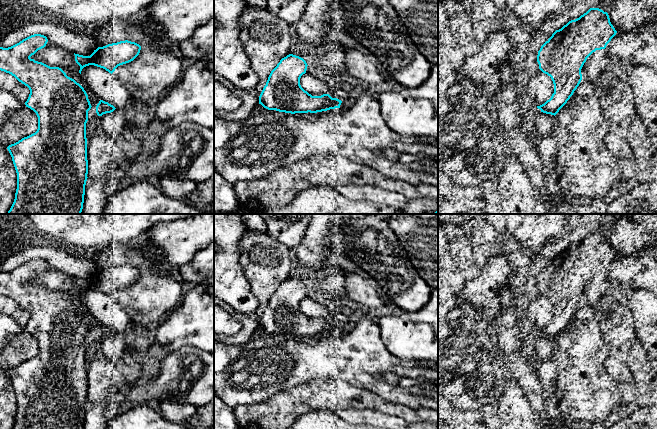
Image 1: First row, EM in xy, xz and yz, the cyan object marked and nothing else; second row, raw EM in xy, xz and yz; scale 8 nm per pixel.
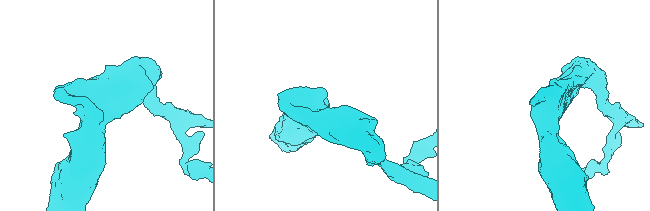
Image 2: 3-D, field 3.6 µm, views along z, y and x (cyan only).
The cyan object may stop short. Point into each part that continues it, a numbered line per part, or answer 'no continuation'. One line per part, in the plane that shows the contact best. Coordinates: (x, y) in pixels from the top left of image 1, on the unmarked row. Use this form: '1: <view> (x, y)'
no continuation

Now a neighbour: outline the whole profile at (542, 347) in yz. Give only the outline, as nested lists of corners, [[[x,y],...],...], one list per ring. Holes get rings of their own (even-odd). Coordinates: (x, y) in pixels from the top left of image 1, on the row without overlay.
[[[537,331],[532,336],[532,356],[539,362],[550,358],[554,348],[554,339],[543,337]]]

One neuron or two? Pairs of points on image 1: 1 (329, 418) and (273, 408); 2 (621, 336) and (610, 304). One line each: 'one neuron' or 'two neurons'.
1: two neurons
2: one neuron

